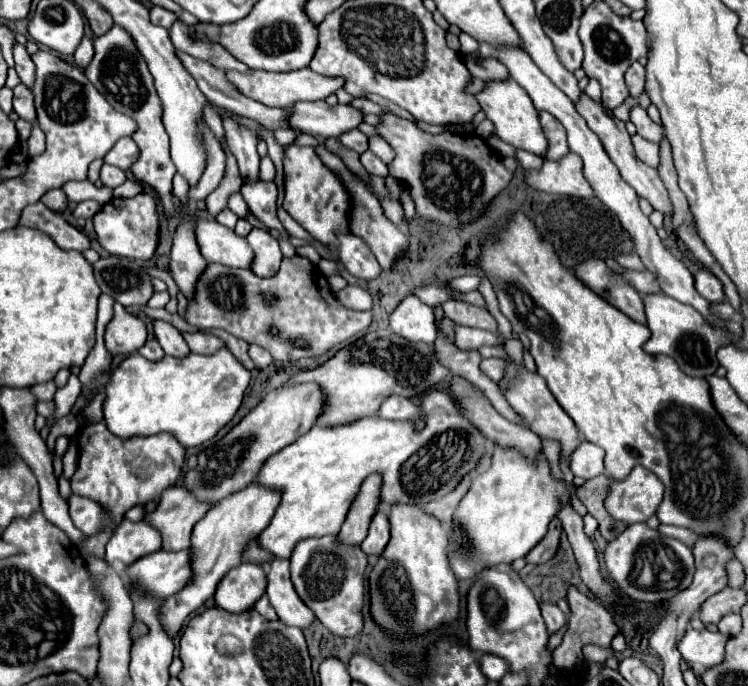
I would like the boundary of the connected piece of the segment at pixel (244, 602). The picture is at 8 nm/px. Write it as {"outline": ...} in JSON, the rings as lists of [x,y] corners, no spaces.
{"outline":[[[240,564],[224,574],[220,584],[216,586],[214,602],[218,608],[240,614],[250,610],[256,600],[264,594],[266,588],[266,574],[256,564]]]}

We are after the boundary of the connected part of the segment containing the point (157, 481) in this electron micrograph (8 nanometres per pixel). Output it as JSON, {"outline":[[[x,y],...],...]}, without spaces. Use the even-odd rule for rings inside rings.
{"outline":[[[104,420],[82,424],[78,432],[78,468],[70,478],[72,494],[86,496],[104,506],[104,512],[110,516],[112,526],[100,530],[96,536],[88,536],[80,544],[80,554],[88,552],[88,556],[96,556],[104,560],[104,546],[110,540],[114,528],[122,522],[124,514],[134,506],[144,506],[148,502],[160,502],[164,488],[170,488],[182,476],[182,466],[186,458],[186,448],[168,434],[156,436],[132,436],[132,440],[116,440],[108,428],[104,428]]]}

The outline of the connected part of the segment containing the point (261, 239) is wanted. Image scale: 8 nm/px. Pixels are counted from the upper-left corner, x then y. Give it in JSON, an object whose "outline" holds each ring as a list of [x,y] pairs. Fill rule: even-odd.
{"outline":[[[254,228],[248,234],[248,244],[254,252],[254,260],[252,260],[252,272],[256,272],[256,276],[274,276],[280,268],[280,260],[282,260],[282,252],[278,242],[268,234],[266,228]]]}

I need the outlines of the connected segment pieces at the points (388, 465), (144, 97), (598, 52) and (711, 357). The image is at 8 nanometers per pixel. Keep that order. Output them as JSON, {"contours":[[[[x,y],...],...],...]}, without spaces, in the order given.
{"contours":[[[[430,390],[420,400],[420,418],[424,422],[422,430],[416,430],[414,422],[392,422],[384,418],[362,418],[348,424],[338,426],[314,426],[304,436],[296,440],[296,444],[286,446],[276,456],[272,456],[258,474],[258,484],[268,488],[280,488],[282,502],[276,510],[270,526],[260,532],[258,544],[268,550],[276,558],[290,558],[294,546],[312,536],[328,536],[338,534],[344,524],[348,510],[358,496],[362,482],[370,474],[382,476],[380,488],[380,506],[392,504],[426,504],[432,500],[440,500],[448,492],[452,492],[470,470],[480,466],[486,458],[486,436],[460,412],[460,404],[450,392]]],[[[112,26],[104,36],[94,40],[94,58],[84,70],[86,78],[96,86],[96,90],[112,104],[114,110],[134,118],[138,122],[138,130],[132,134],[132,140],[136,142],[140,156],[130,166],[130,172],[134,180],[140,184],[148,184],[158,192],[160,206],[166,216],[176,212],[174,200],[172,200],[172,160],[168,152],[168,134],[162,124],[162,108],[160,98],[154,88],[152,74],[148,72],[146,60],[140,56],[132,36],[124,32],[120,26]]],[[[592,2],[582,14],[582,24],[580,24],[578,36],[584,46],[582,68],[588,78],[596,78],[600,82],[602,102],[606,104],[606,108],[614,110],[616,106],[620,106],[628,98],[628,88],[624,84],[624,72],[628,70],[628,66],[634,60],[648,54],[646,28],[642,22],[614,14],[606,6],[606,2]]],[[[648,294],[644,296],[646,306],[646,326],[650,328],[650,340],[644,344],[644,350],[652,356],[666,354],[678,362],[682,372],[688,376],[712,376],[718,370],[716,352],[728,342],[728,332],[720,332],[720,328],[712,328],[704,322],[704,316],[696,312],[696,308],[676,302],[666,294]]]]}

